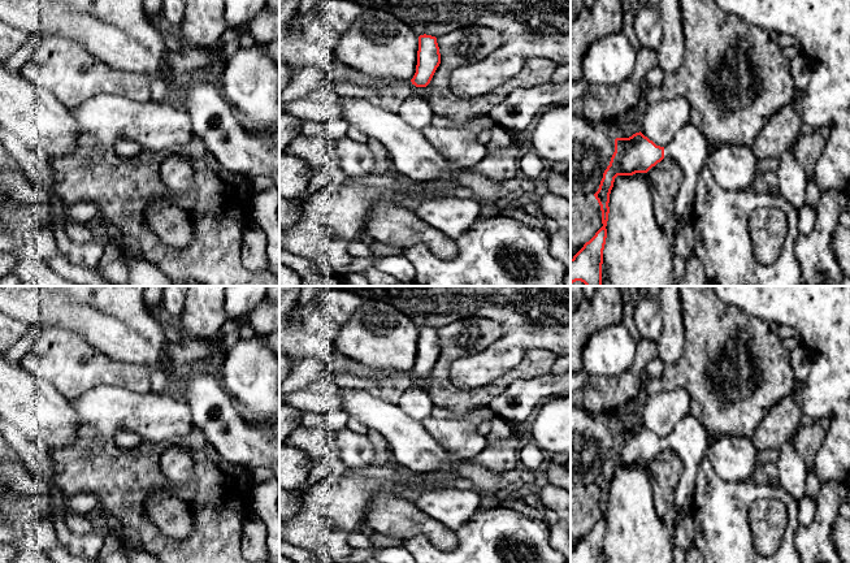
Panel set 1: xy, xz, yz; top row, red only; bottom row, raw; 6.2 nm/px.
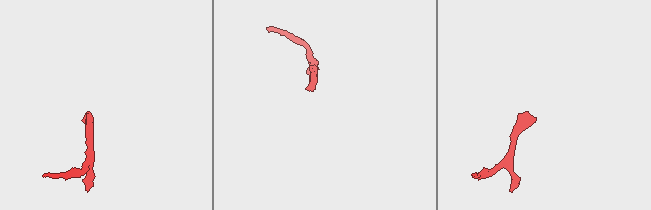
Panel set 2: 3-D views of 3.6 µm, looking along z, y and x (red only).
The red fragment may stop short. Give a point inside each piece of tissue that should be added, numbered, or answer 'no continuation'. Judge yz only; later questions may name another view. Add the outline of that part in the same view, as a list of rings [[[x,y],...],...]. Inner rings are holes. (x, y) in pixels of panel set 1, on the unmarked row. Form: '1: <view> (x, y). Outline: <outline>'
1: yz (689, 440). Outline: [[[688,415],[664,437],[664,450],[671,449],[682,462],[678,485],[675,491],[677,508],[690,508],[694,499],[694,485],[702,458],[708,447],[708,433],[703,424]]]

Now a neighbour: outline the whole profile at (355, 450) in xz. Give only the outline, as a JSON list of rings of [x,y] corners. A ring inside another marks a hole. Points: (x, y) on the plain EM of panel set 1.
[[[347,428],[330,432],[335,442],[342,462],[352,469],[370,467],[374,452],[367,434],[355,433]]]

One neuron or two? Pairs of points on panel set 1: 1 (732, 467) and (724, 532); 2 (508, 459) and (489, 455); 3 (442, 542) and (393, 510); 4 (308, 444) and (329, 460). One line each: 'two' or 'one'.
1: two
2: one
3: one
4: one

